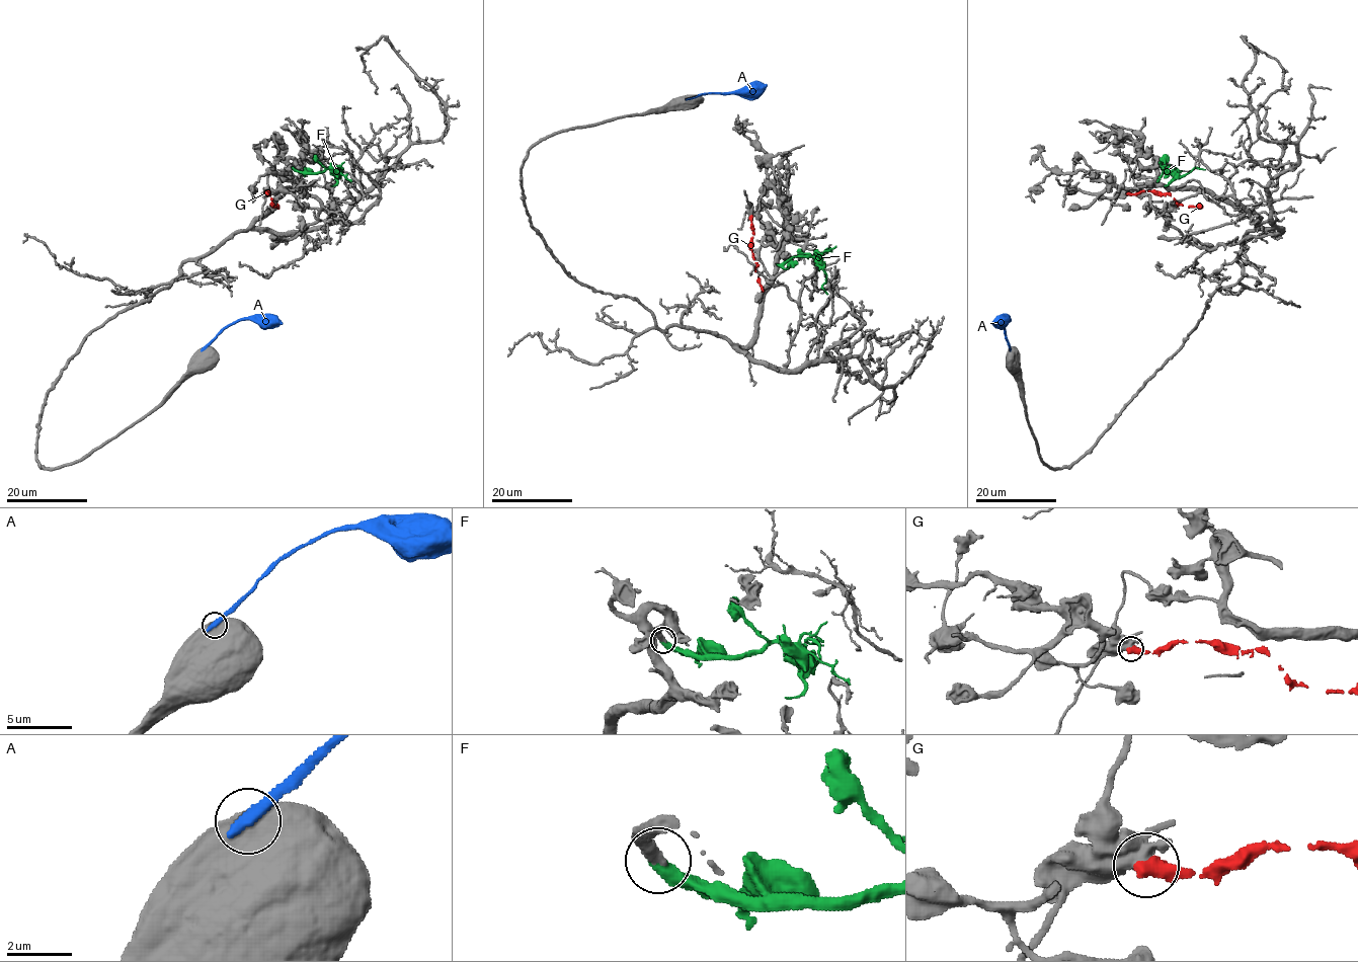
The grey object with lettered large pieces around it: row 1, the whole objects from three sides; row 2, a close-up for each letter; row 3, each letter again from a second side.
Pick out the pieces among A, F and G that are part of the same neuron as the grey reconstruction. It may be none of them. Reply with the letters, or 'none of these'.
F

